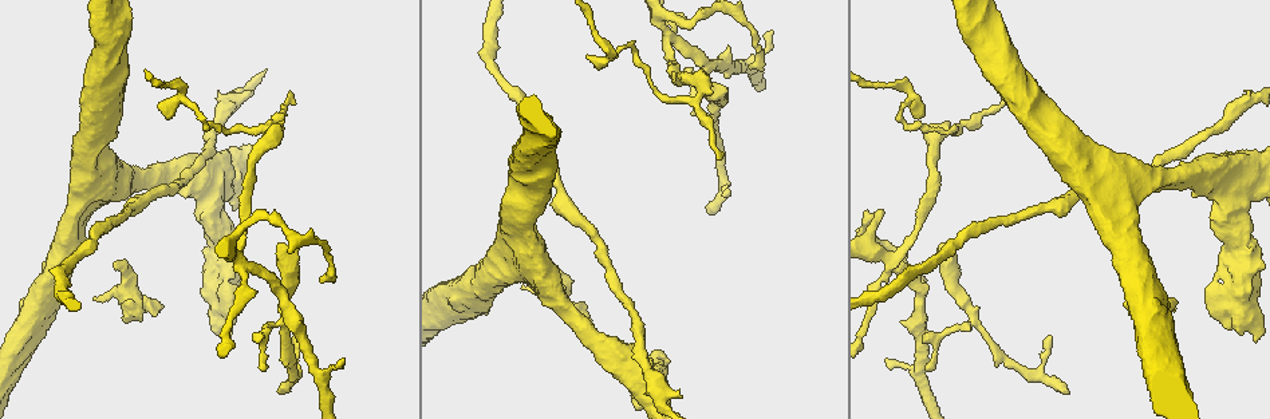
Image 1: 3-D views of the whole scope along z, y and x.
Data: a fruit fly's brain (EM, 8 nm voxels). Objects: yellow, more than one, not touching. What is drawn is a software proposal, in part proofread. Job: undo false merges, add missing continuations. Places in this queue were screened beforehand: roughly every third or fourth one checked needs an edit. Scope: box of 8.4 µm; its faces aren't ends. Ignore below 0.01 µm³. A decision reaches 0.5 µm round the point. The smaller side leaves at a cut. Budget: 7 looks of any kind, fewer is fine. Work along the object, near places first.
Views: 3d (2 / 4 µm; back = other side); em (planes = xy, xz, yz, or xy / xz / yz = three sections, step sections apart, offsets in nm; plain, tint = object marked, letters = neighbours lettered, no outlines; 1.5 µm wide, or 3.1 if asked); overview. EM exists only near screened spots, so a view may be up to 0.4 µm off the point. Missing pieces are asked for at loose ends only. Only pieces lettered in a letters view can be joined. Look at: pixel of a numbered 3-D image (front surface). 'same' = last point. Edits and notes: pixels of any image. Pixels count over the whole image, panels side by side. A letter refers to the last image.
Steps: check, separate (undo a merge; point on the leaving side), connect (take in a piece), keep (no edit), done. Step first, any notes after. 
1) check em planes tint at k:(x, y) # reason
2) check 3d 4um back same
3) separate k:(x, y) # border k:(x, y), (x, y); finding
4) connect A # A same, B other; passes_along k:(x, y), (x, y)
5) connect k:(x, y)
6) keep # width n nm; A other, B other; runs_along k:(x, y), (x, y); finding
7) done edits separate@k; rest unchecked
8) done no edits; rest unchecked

check 3d 2um at 1:(1067, 392) # free end

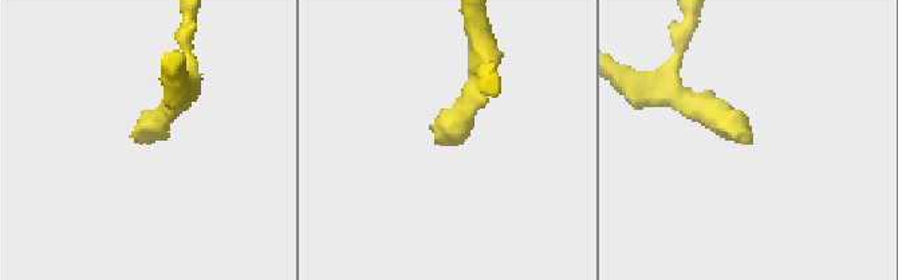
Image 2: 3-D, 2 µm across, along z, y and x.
check em planes letters at 2:(146, 140)

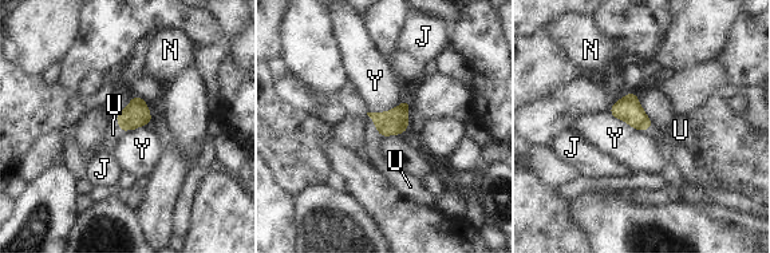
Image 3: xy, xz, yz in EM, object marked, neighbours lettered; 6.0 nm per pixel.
connect U # J other, N other, U same, Y other; it goes on there

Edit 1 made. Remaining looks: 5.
check overview # redraw

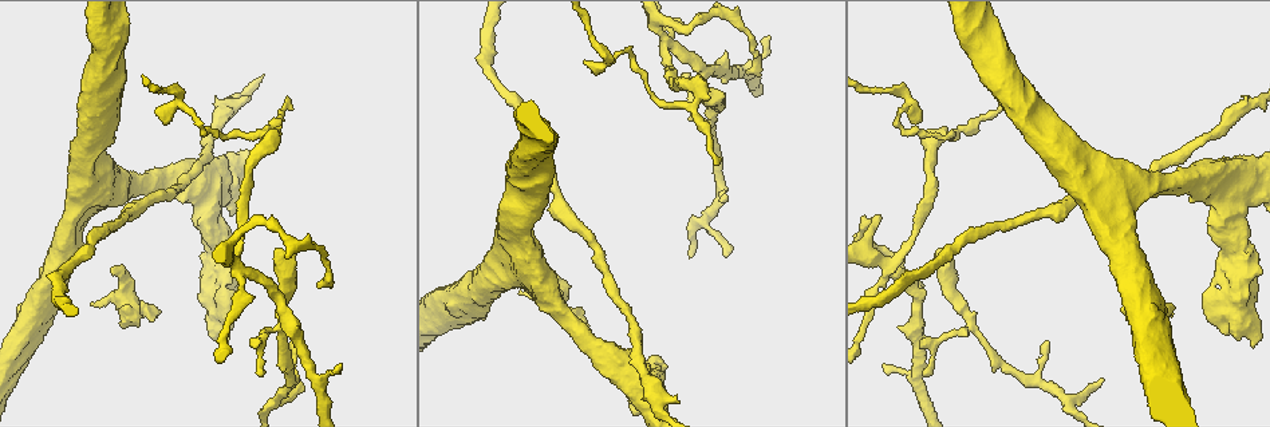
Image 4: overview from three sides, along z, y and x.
check em xz step 4 tint at 4:(235, 261) # abrupt turn

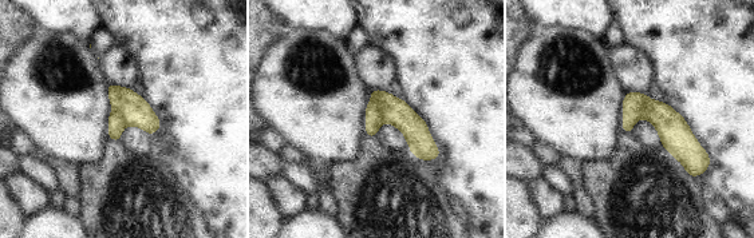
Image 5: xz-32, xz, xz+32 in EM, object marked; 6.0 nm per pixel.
check em xz step 4 letters same # what lies round it

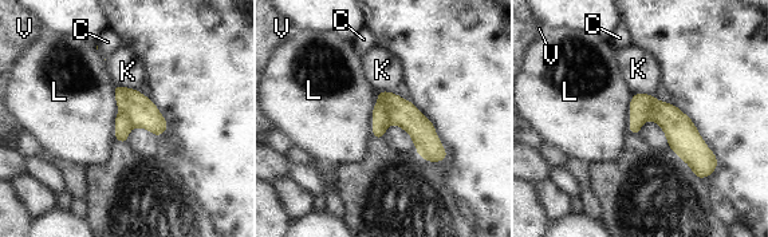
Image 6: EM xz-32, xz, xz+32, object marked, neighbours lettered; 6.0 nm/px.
separate 6:(400, 111) # longest_contact K 140 nm; C other, K other, L other, V other; part_leaving 6:(381, 94), (442, 154); two cells meet here

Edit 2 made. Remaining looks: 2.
done edits connect@3, separate@6; rest unchecked

